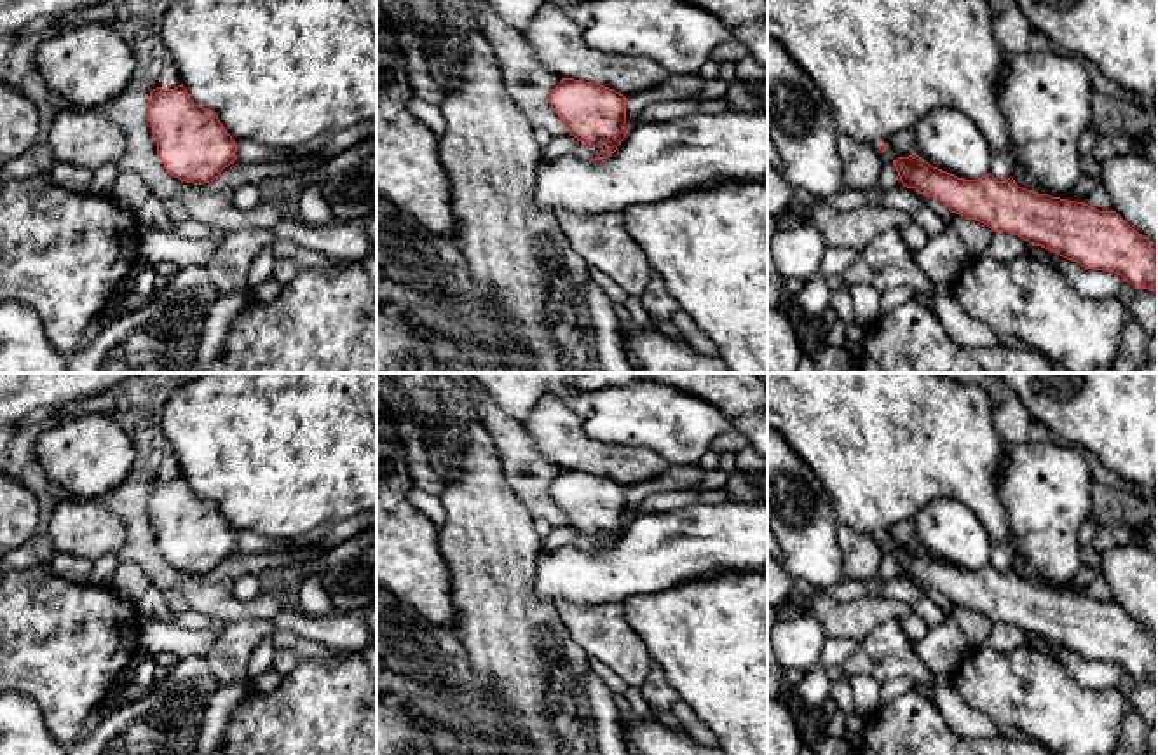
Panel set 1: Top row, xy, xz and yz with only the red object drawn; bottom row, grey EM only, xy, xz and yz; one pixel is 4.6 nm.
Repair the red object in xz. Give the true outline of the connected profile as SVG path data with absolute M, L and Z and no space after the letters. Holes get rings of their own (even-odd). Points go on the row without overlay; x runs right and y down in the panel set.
M562 469L551 481L553 502L581 535L607 535L609 542L593 551L609 549L626 528L626 486L600 474Z

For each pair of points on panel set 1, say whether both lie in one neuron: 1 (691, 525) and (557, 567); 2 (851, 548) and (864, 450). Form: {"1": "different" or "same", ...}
{"1": "same", "2": "different"}

